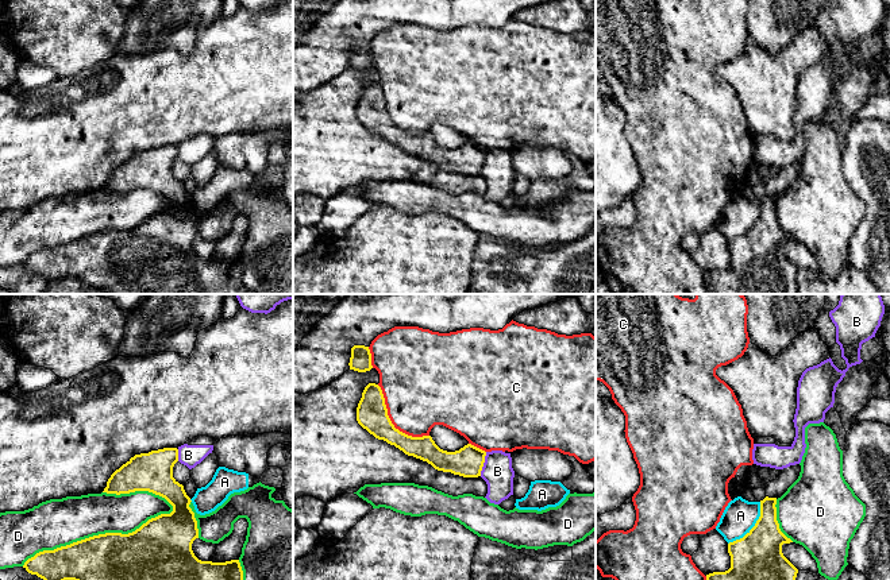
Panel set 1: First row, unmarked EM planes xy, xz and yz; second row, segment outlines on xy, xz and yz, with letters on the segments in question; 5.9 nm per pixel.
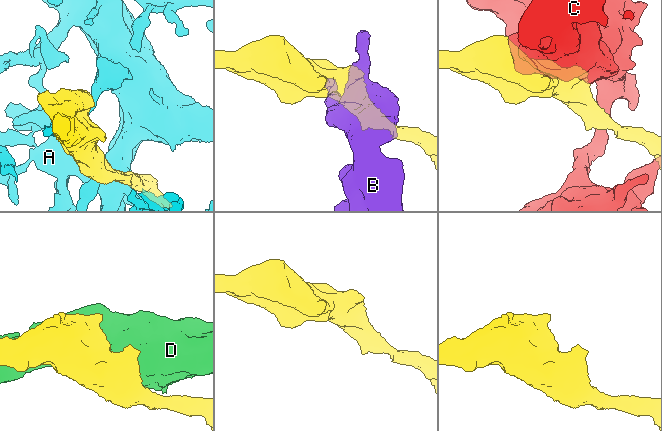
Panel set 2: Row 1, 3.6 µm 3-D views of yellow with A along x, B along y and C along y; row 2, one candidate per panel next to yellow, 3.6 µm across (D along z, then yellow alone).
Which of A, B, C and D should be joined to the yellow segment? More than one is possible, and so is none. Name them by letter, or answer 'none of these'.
none of these

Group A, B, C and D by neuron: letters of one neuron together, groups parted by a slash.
A / B / C / D

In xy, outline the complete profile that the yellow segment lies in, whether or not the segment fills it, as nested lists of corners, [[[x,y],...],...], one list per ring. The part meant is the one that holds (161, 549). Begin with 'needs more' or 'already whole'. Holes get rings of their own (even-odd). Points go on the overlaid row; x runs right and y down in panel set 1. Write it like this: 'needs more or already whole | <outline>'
already whole | [[[163,448],[140,453],[131,457],[126,464],[116,469],[107,482],[103,492],[107,494],[130,494],[135,491],[149,491],[165,498],[172,506],[170,514],[161,514],[149,519],[132,533],[105,533],[93,535],[54,550],[43,550],[28,558],[23,568],[43,580],[243,580],[243,571],[239,560],[226,562],[212,562],[199,560],[192,544],[199,538],[197,521],[189,507],[190,498],[186,495],[184,486],[173,477],[173,467],[178,461],[177,448]]]

